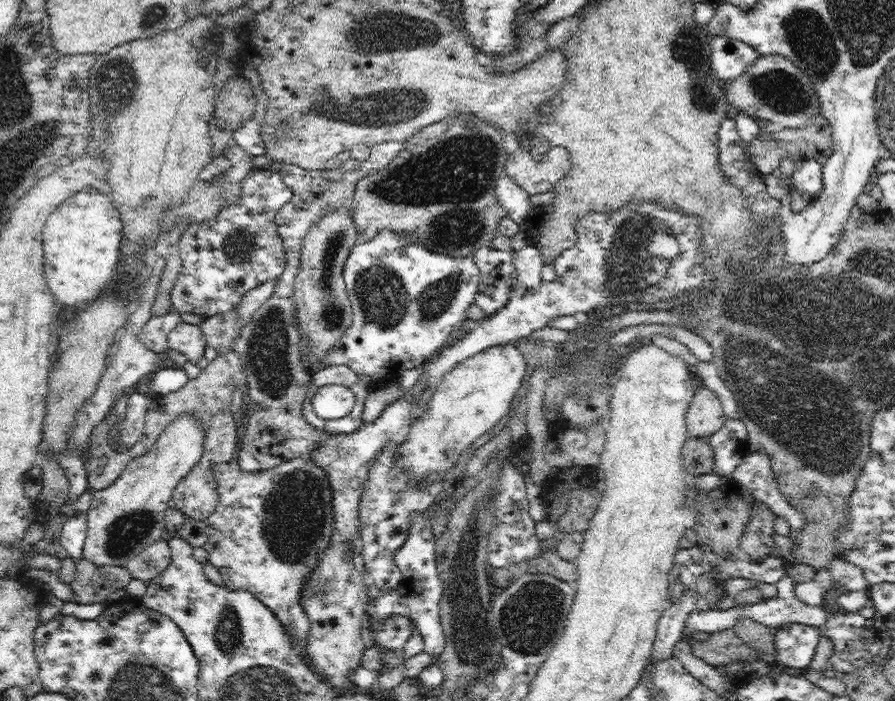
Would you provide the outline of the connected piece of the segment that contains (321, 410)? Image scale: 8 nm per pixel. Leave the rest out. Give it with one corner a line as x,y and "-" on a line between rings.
340,383
320,387
312,398
314,413
328,420
348,416
355,409
356,402
356,391

